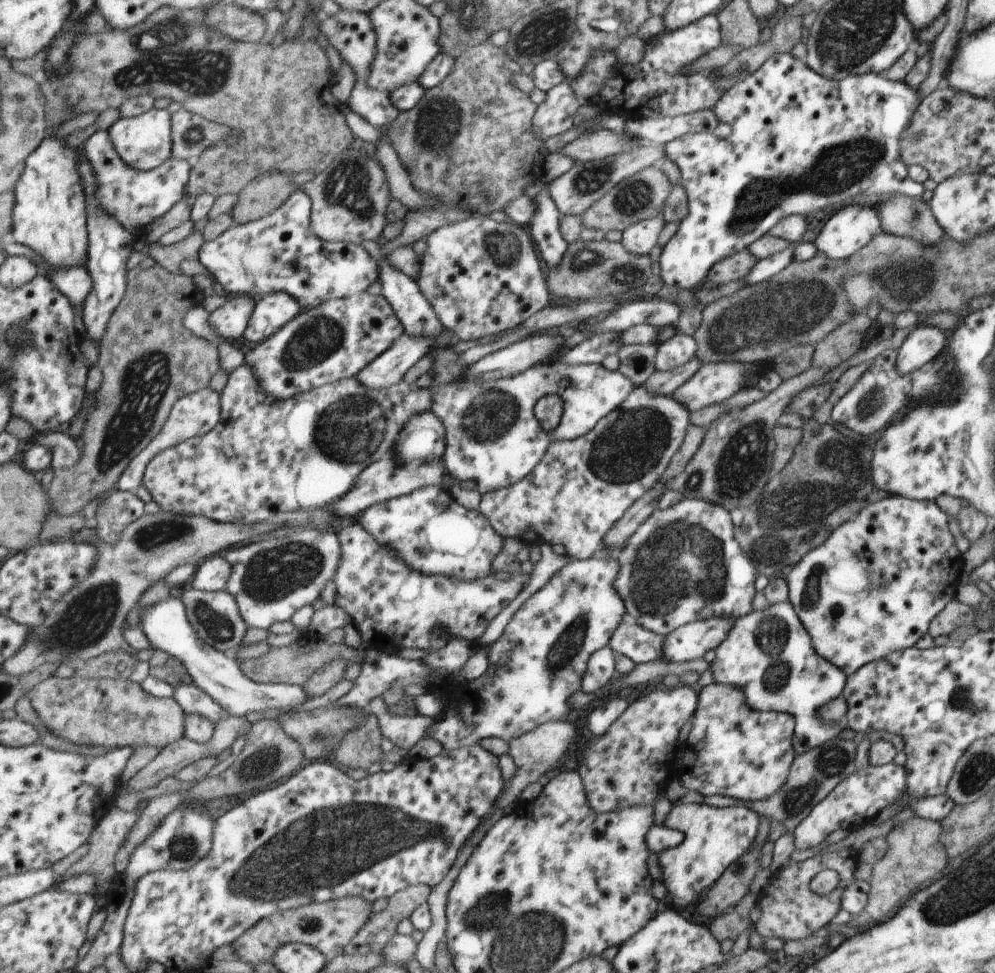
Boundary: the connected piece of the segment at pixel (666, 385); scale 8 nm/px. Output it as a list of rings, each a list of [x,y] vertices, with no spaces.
[[[693,356],[681,366],[668,371],[653,371],[653,374],[645,380],[643,385],[649,393],[656,395],[671,395],[687,379],[691,379],[701,366],[700,360]]]

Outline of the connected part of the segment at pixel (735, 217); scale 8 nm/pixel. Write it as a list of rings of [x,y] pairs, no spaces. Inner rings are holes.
[[[775,53],[767,57],[759,68],[737,83],[733,83],[728,89],[723,90],[720,100],[711,110],[716,114],[719,122],[727,123],[731,127],[731,134],[724,139],[718,139],[710,133],[697,133],[680,136],[678,139],[664,144],[664,156],[669,158],[679,169],[678,184],[683,187],[686,194],[687,214],[678,222],[675,234],[661,245],[658,258],[658,276],[665,286],[675,289],[693,290],[696,286],[705,284],[705,278],[715,263],[743,249],[747,249],[753,242],[769,232],[776,222],[787,215],[799,215],[806,217],[811,212],[823,210],[827,206],[840,209],[860,200],[878,199],[887,194],[905,195],[920,198],[924,191],[921,184],[909,178],[906,166],[900,161],[900,136],[908,127],[917,105],[918,94],[915,89],[910,89],[903,81],[890,81],[882,74],[865,73],[860,75],[847,75],[844,79],[834,81],[827,80],[810,69],[803,61],[798,61],[789,53]]]

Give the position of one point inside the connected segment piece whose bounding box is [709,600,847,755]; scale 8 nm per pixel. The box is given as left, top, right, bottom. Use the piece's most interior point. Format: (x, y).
(768, 654)

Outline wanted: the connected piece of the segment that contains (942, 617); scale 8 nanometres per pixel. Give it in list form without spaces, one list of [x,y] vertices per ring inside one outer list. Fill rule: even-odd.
[[[956,599],[950,600],[945,606],[933,616],[929,623],[929,636],[935,637],[941,634],[948,635],[961,625],[969,626],[973,620],[976,608],[964,605]]]

